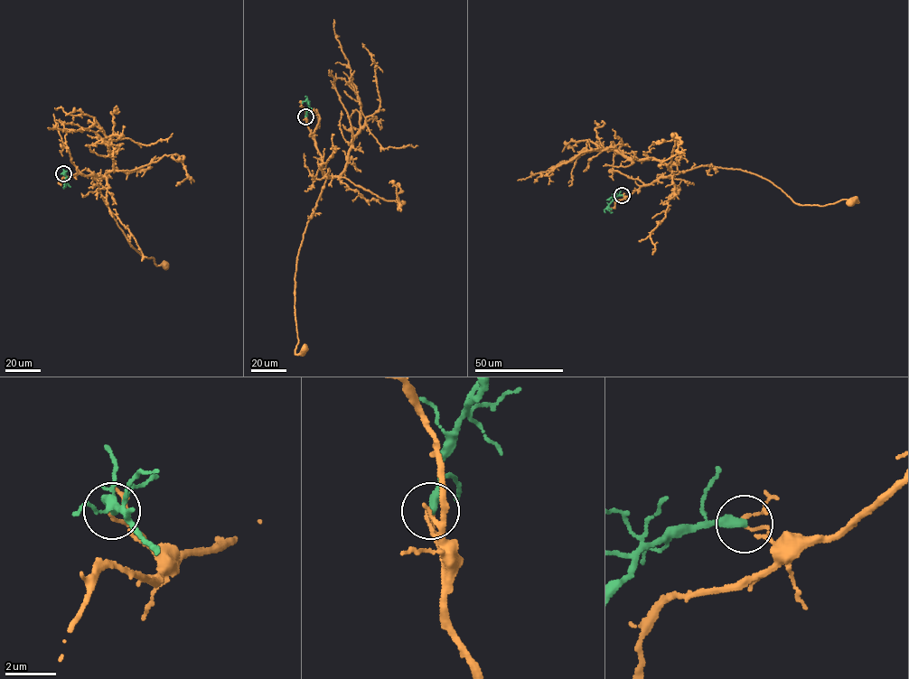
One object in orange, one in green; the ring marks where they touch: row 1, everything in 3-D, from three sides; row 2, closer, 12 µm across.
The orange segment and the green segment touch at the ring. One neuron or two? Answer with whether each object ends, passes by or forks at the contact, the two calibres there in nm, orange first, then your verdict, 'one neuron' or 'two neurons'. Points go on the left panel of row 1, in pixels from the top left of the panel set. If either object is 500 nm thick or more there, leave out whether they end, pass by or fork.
orange passes by; green ends there; 110 nm thick on the orange side, 380 nm on the other; two neurons

